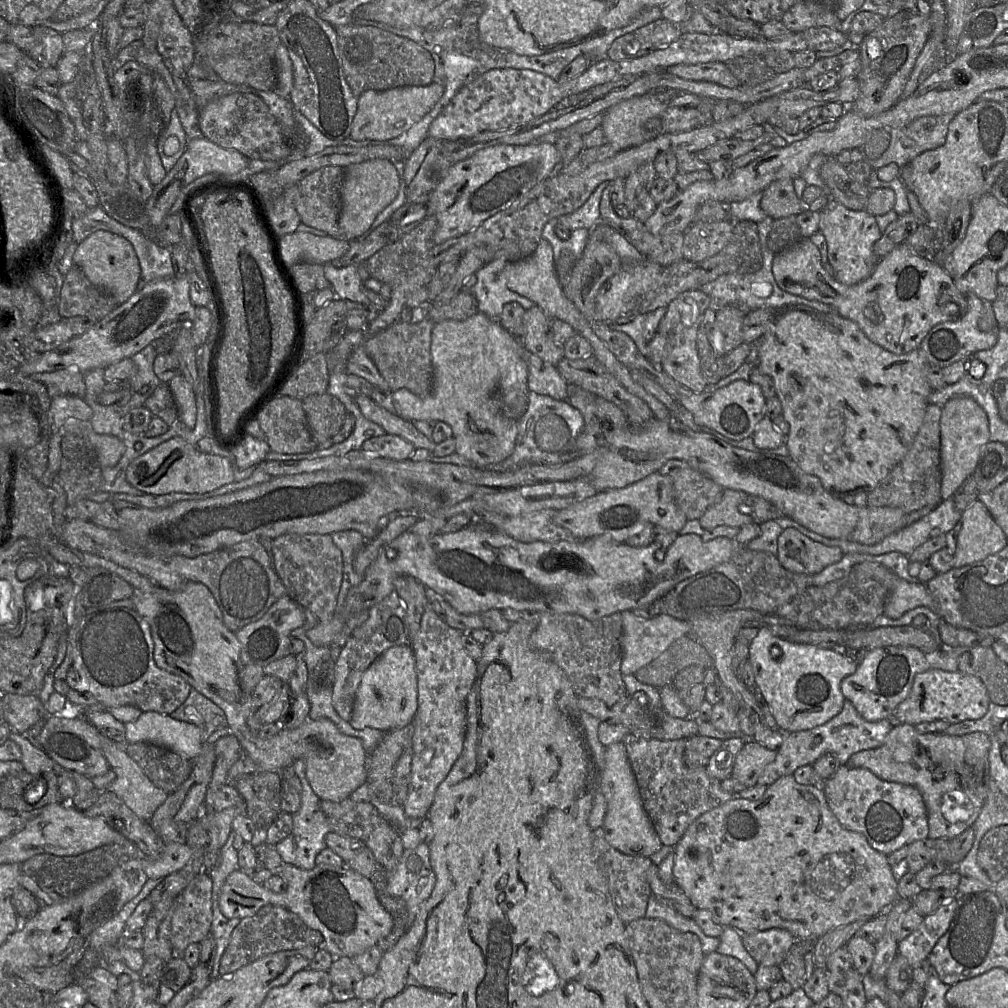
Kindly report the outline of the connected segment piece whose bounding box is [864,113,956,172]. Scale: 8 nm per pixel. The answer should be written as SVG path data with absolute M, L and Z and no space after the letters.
M956 114L923 116L908 125L890 130L890 144L876 160L864 160L873 170L895 163L900 168L925 151L934 150L946 142L948 126Z

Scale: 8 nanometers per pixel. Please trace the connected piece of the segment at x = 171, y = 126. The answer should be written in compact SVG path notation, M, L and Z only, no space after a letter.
M174 109L170 121L158 138L157 151L166 173L169 172L185 152L188 137Z

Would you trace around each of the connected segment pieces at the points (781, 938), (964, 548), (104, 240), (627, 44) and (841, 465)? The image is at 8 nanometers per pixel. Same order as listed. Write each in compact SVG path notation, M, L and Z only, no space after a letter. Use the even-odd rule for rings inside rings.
M782 928L742 934L746 951L759 965L779 966L795 941L794 936Z
M978 499L962 512L961 523L953 568L984 560L1007 545L1004 532Z
M104 230L92 233L78 246L73 262L94 286L110 294L118 304L137 291L141 274L139 259L133 245L120 235Z
M658 19L614 40L608 49L607 59L622 61L640 58L669 46L682 34L681 25Z
M795 305L787 308L778 308L773 311L774 317L765 333L761 337L758 370L773 379L776 396L782 404L781 416L789 424L789 433L785 437L785 444L789 451L789 457L806 473L818 477L825 489L842 494L855 494L858 491L870 491L874 489L889 472L903 459L911 447L922 424L928 396L932 389L927 381L928 361L919 347L907 354L897 355L891 353L879 345L871 342L852 320L840 316L837 311L823 313L805 305Z

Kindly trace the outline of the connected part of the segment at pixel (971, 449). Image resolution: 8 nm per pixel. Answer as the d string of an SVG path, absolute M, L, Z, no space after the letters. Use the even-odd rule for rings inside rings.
M959 396L942 407L940 418L940 459L942 471L941 498L946 500L973 474L981 449L989 442L989 425L986 412L972 398Z

